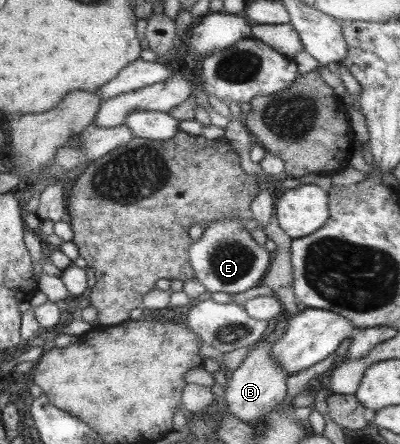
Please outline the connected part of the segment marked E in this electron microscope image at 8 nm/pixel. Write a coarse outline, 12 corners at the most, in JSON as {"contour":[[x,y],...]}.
{"contour":[[237,215],[188,249],[206,296],[256,287],[270,253]]}

